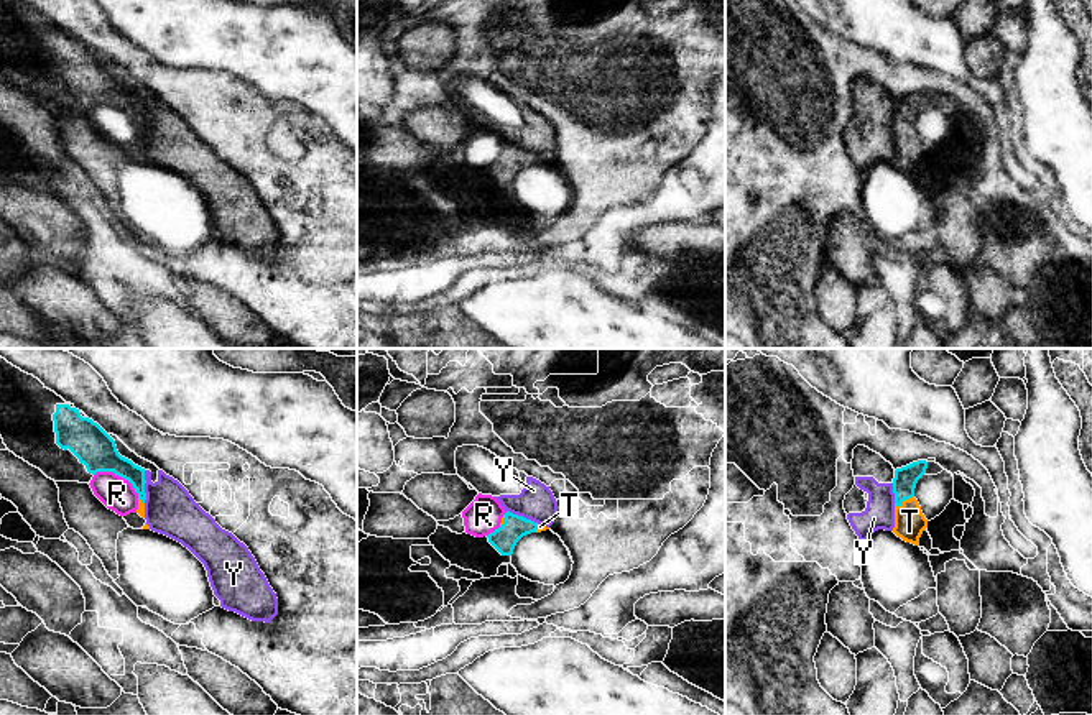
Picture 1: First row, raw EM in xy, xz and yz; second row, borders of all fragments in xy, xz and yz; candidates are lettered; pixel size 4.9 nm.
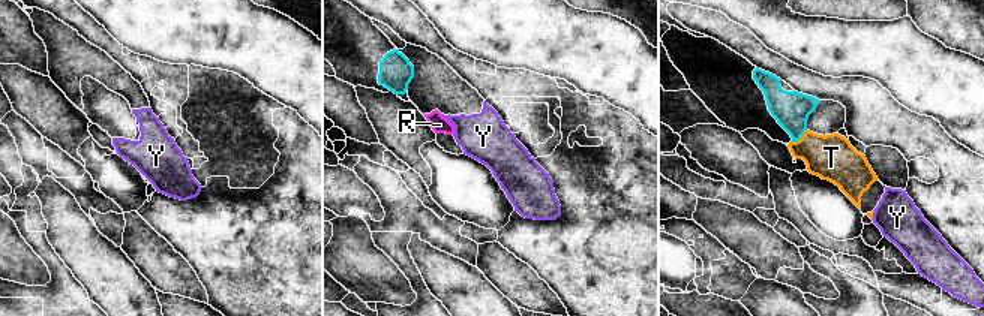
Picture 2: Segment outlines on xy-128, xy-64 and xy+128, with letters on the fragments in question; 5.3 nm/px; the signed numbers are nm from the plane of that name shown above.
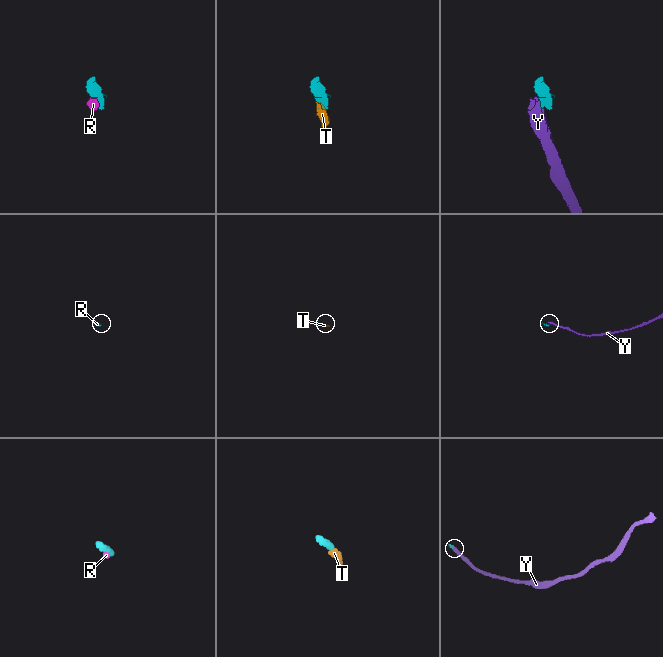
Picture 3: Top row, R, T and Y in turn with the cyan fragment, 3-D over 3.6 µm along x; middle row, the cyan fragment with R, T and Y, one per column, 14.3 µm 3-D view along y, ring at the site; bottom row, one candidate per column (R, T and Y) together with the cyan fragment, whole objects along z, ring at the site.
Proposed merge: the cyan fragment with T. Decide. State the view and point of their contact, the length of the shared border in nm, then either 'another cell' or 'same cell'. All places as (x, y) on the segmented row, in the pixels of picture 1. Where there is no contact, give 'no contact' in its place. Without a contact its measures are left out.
yz (903, 500) | 110 nm | same cell

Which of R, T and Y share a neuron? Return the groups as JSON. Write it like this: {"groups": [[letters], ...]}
{"groups": [["R", "T"], ["Y"]]}

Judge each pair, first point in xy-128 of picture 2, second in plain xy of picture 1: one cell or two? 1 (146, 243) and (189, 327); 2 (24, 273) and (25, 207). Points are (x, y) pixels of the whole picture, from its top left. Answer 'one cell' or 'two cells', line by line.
1: two cells
2: two cells

